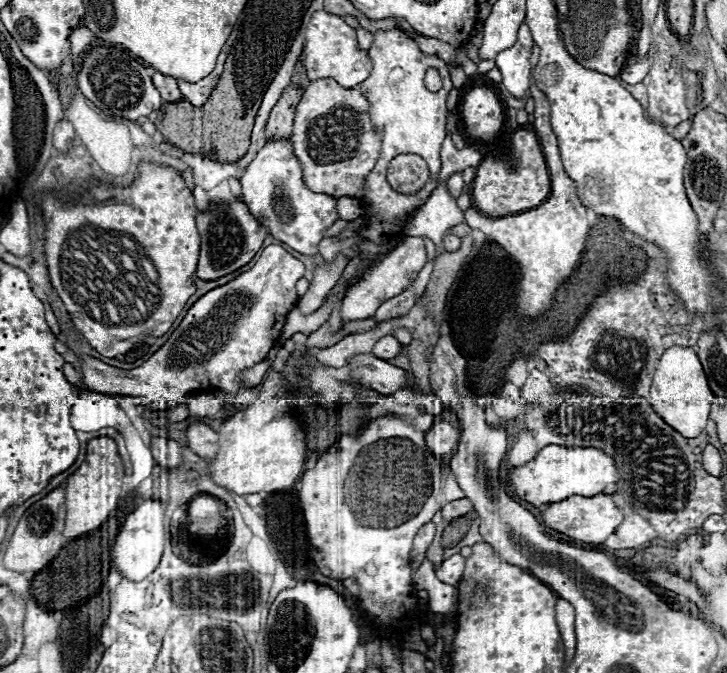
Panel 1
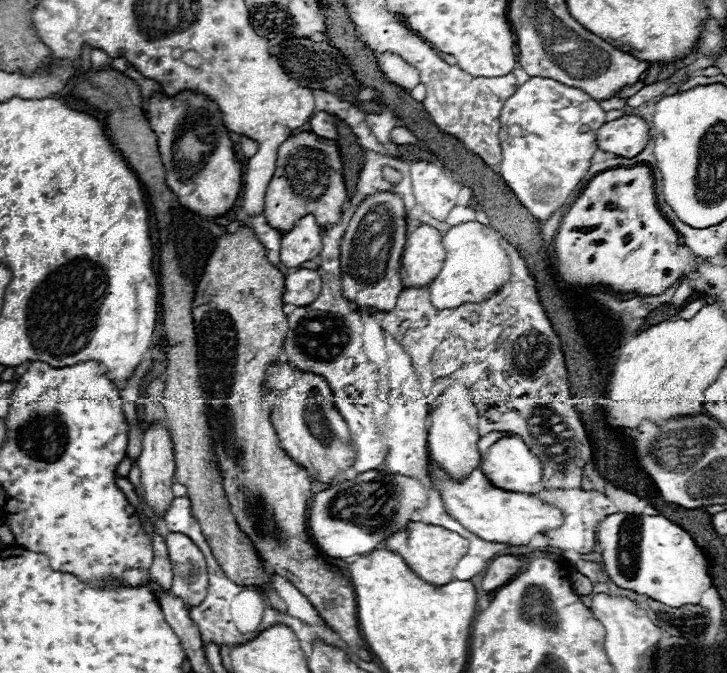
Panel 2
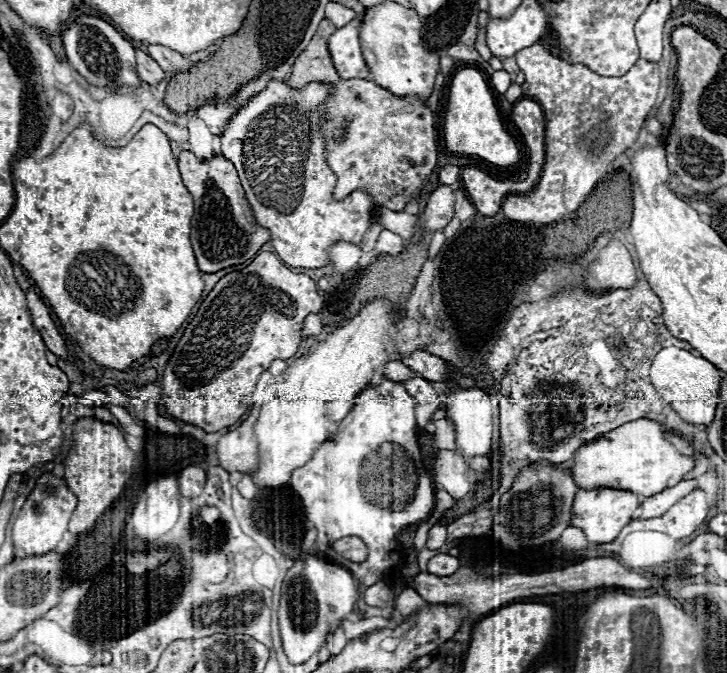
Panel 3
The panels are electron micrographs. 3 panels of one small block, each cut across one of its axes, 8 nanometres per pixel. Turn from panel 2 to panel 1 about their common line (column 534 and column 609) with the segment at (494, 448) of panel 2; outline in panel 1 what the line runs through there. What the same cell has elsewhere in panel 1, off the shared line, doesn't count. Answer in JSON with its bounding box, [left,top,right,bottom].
[508,444,620,506]

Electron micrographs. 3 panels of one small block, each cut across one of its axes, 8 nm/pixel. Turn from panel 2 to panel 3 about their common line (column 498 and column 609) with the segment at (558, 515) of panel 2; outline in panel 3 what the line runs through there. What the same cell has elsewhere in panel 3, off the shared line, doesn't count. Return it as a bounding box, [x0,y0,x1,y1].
[570,488,640,544]

